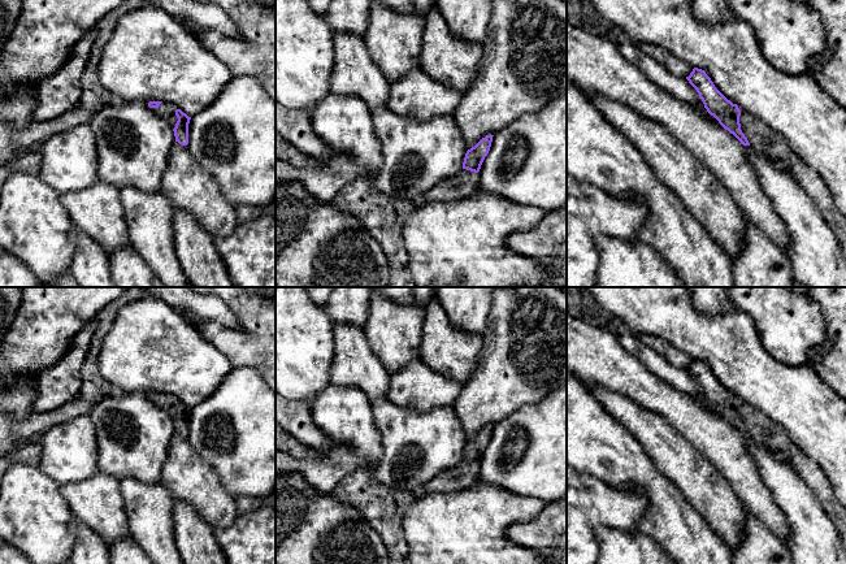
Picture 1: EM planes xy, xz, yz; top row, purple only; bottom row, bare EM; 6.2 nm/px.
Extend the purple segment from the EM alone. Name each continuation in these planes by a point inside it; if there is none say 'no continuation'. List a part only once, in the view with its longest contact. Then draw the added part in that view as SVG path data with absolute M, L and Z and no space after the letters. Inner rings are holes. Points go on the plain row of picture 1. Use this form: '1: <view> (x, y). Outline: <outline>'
1: yz (760, 428). Outline: M739 396L738 399L741 402L741 421L750 437L771 450L782 451L788 455L793 468L821 502L823 508L842 535L846 547L846 507L834 498L832 485L821 468L791 442L780 424L771 420L767 415Z

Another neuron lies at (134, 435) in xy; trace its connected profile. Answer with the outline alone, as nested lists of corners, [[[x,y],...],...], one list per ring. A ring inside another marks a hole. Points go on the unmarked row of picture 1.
[[[116,392],[101,399],[88,416],[96,431],[100,470],[120,481],[160,481],[175,428],[148,394]]]

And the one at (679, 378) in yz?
[[[626,331],[619,337],[619,342],[629,353],[637,356],[655,377],[660,378],[665,383],[669,383],[680,392],[690,395],[708,412],[720,416],[719,412],[707,403],[699,385],[686,369],[680,369],[667,363],[651,347],[642,343],[632,331]]]

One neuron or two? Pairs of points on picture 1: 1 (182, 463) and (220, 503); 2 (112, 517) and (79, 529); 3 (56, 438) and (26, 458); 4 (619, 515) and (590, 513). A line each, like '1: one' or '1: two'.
1: one
2: two
3: two
4: one

